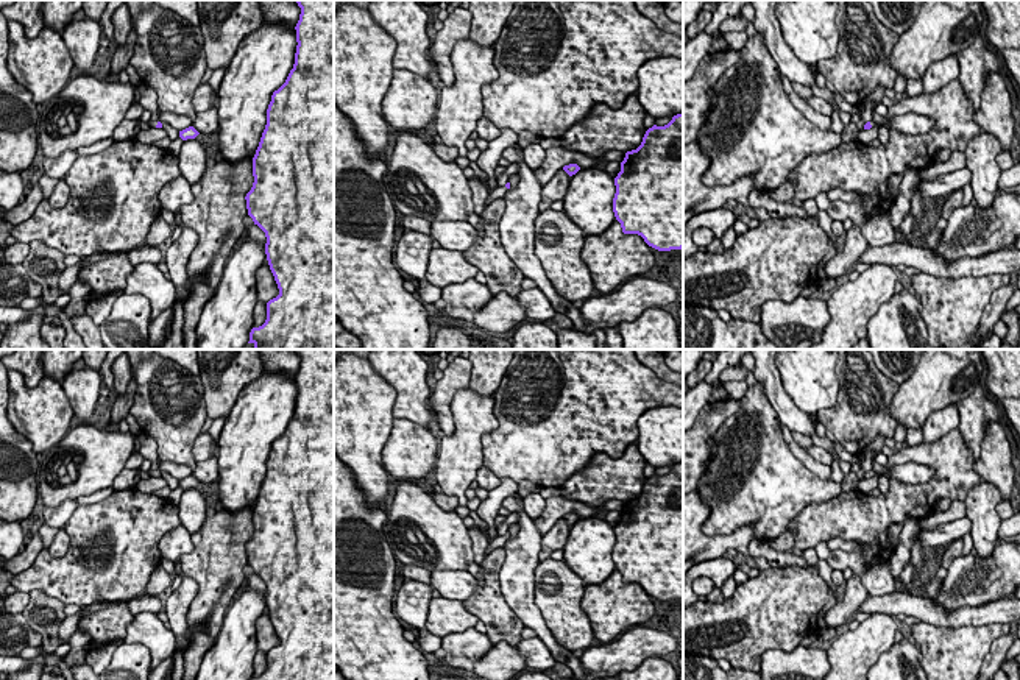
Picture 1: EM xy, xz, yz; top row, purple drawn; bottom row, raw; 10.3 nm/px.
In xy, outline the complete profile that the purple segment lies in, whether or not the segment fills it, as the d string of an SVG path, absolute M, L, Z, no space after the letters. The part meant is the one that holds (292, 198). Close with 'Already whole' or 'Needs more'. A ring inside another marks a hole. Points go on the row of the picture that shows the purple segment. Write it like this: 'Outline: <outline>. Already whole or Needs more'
Outline: M296 0L301 8L296 30L295 64L285 83L273 92L267 109L267 125L253 158L254 182L246 193L248 215L267 237L265 254L279 289L279 295L267 303L267 320L253 328L250 342L254 349L334 349L334 0Z. Already whole

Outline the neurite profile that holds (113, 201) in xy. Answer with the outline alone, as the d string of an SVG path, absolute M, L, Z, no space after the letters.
M137 139L114 140L106 150L80 156L73 162L64 178L69 186L69 201L64 207L53 209L48 200L42 200L34 214L17 225L11 236L23 243L41 240L64 256L78 257L150 246L147 243L150 228L162 211L159 192L178 176L181 176L179 158L168 150Z

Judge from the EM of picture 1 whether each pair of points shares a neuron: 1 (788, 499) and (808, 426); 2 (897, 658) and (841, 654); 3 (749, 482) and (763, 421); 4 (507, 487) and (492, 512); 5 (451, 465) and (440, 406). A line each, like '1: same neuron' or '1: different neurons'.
1: different neurons
2: different neurons
3: same neuron
4: same neuron
5: different neurons

